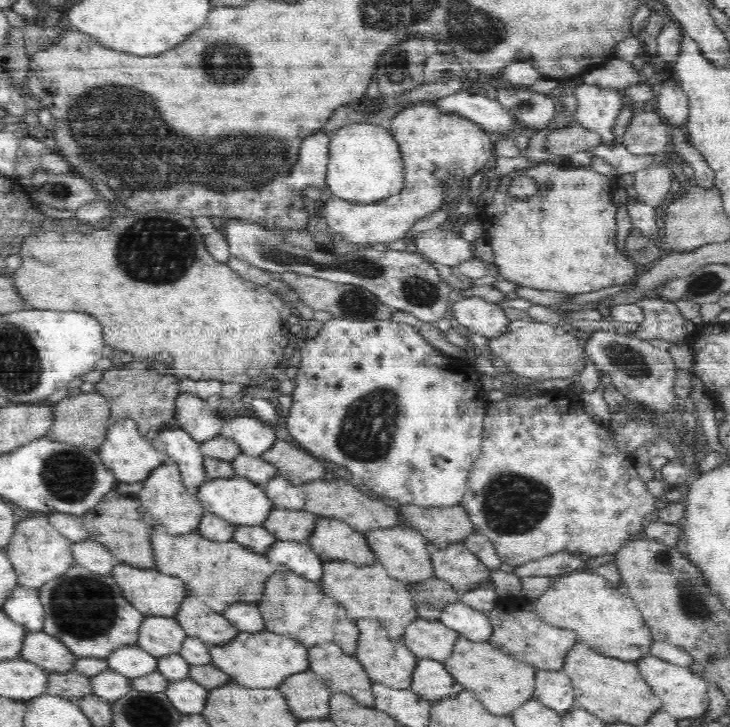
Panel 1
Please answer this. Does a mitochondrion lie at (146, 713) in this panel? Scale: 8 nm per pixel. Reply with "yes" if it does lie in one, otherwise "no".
yes

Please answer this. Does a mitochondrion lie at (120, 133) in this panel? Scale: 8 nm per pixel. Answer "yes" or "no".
yes

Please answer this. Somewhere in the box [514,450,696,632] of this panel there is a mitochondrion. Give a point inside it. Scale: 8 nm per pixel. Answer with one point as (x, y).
(660, 558)

